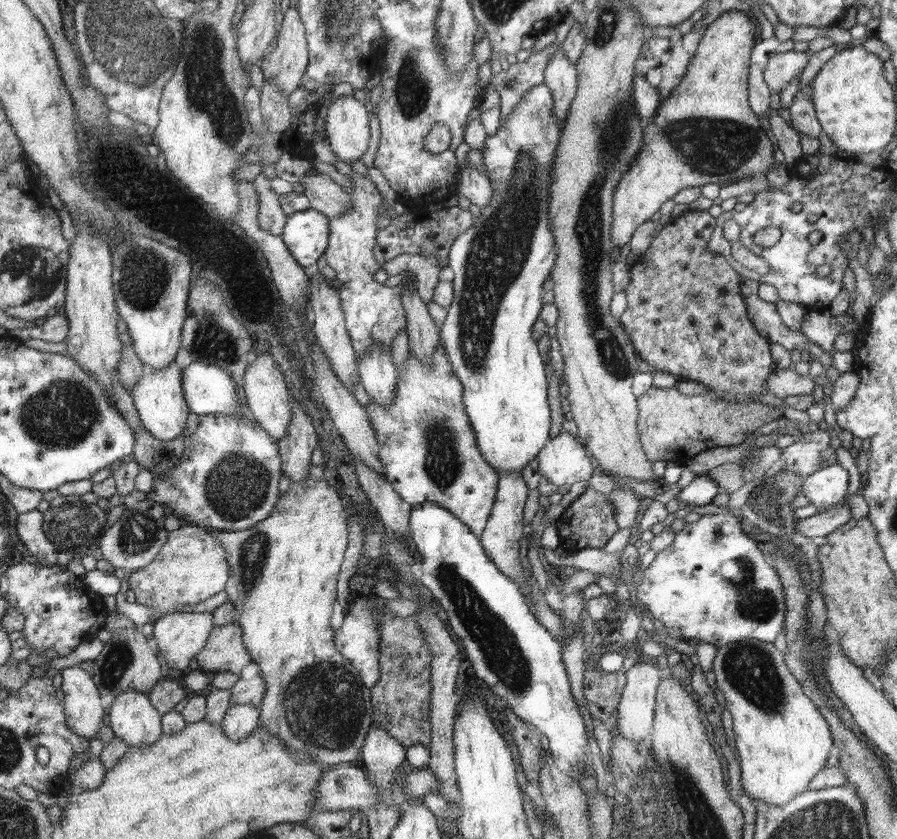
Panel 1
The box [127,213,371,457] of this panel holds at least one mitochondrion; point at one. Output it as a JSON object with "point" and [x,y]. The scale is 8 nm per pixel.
{"point":[210,339]}

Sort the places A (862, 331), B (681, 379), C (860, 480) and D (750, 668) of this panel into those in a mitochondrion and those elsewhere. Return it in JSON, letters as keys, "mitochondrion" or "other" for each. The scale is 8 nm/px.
{"A":"other","B":"other","C":"other","D":"mitochondrion"}

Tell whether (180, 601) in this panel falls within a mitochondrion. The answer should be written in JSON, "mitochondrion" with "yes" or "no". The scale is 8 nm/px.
{"mitochondrion":"no"}

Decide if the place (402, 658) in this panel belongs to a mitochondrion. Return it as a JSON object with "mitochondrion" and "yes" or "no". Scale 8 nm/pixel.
{"mitochondrion":"yes"}

